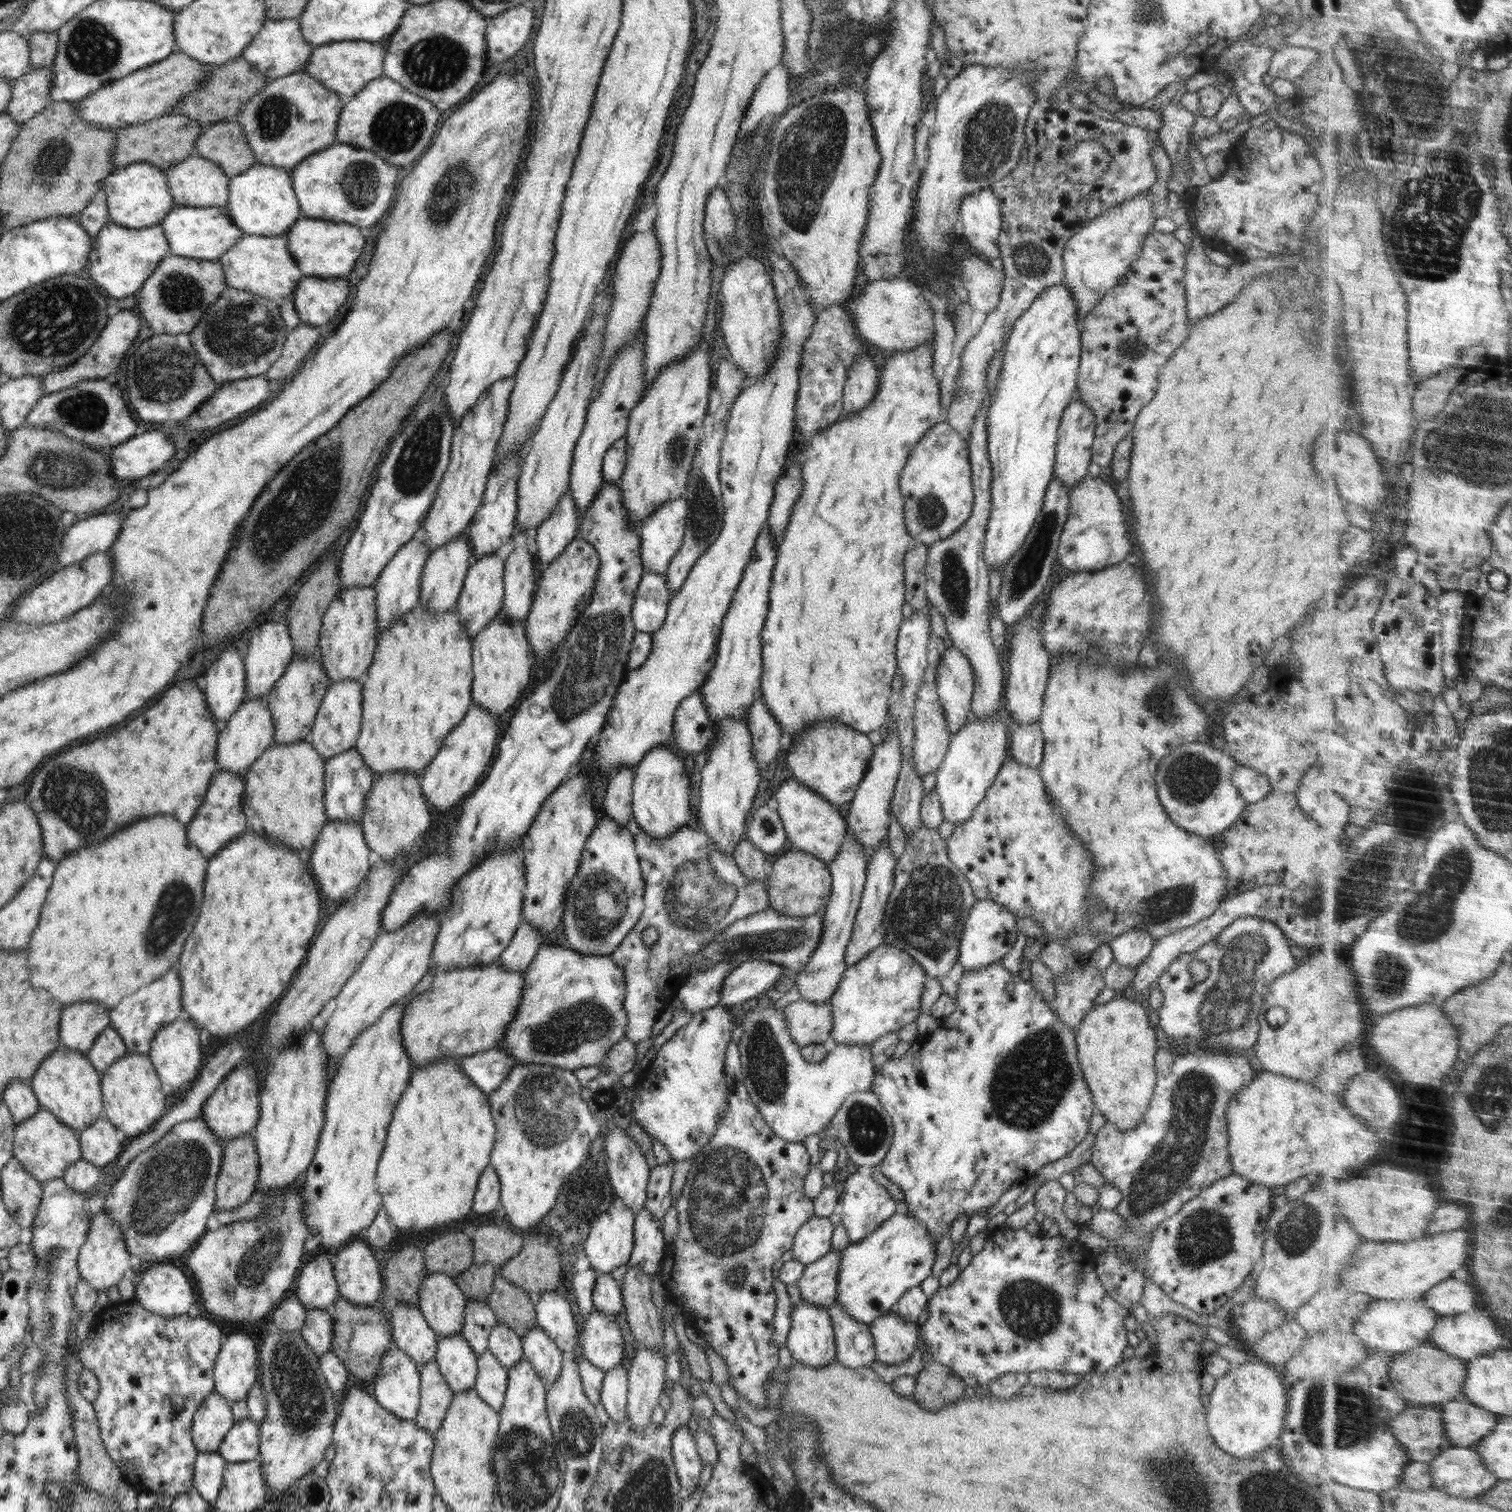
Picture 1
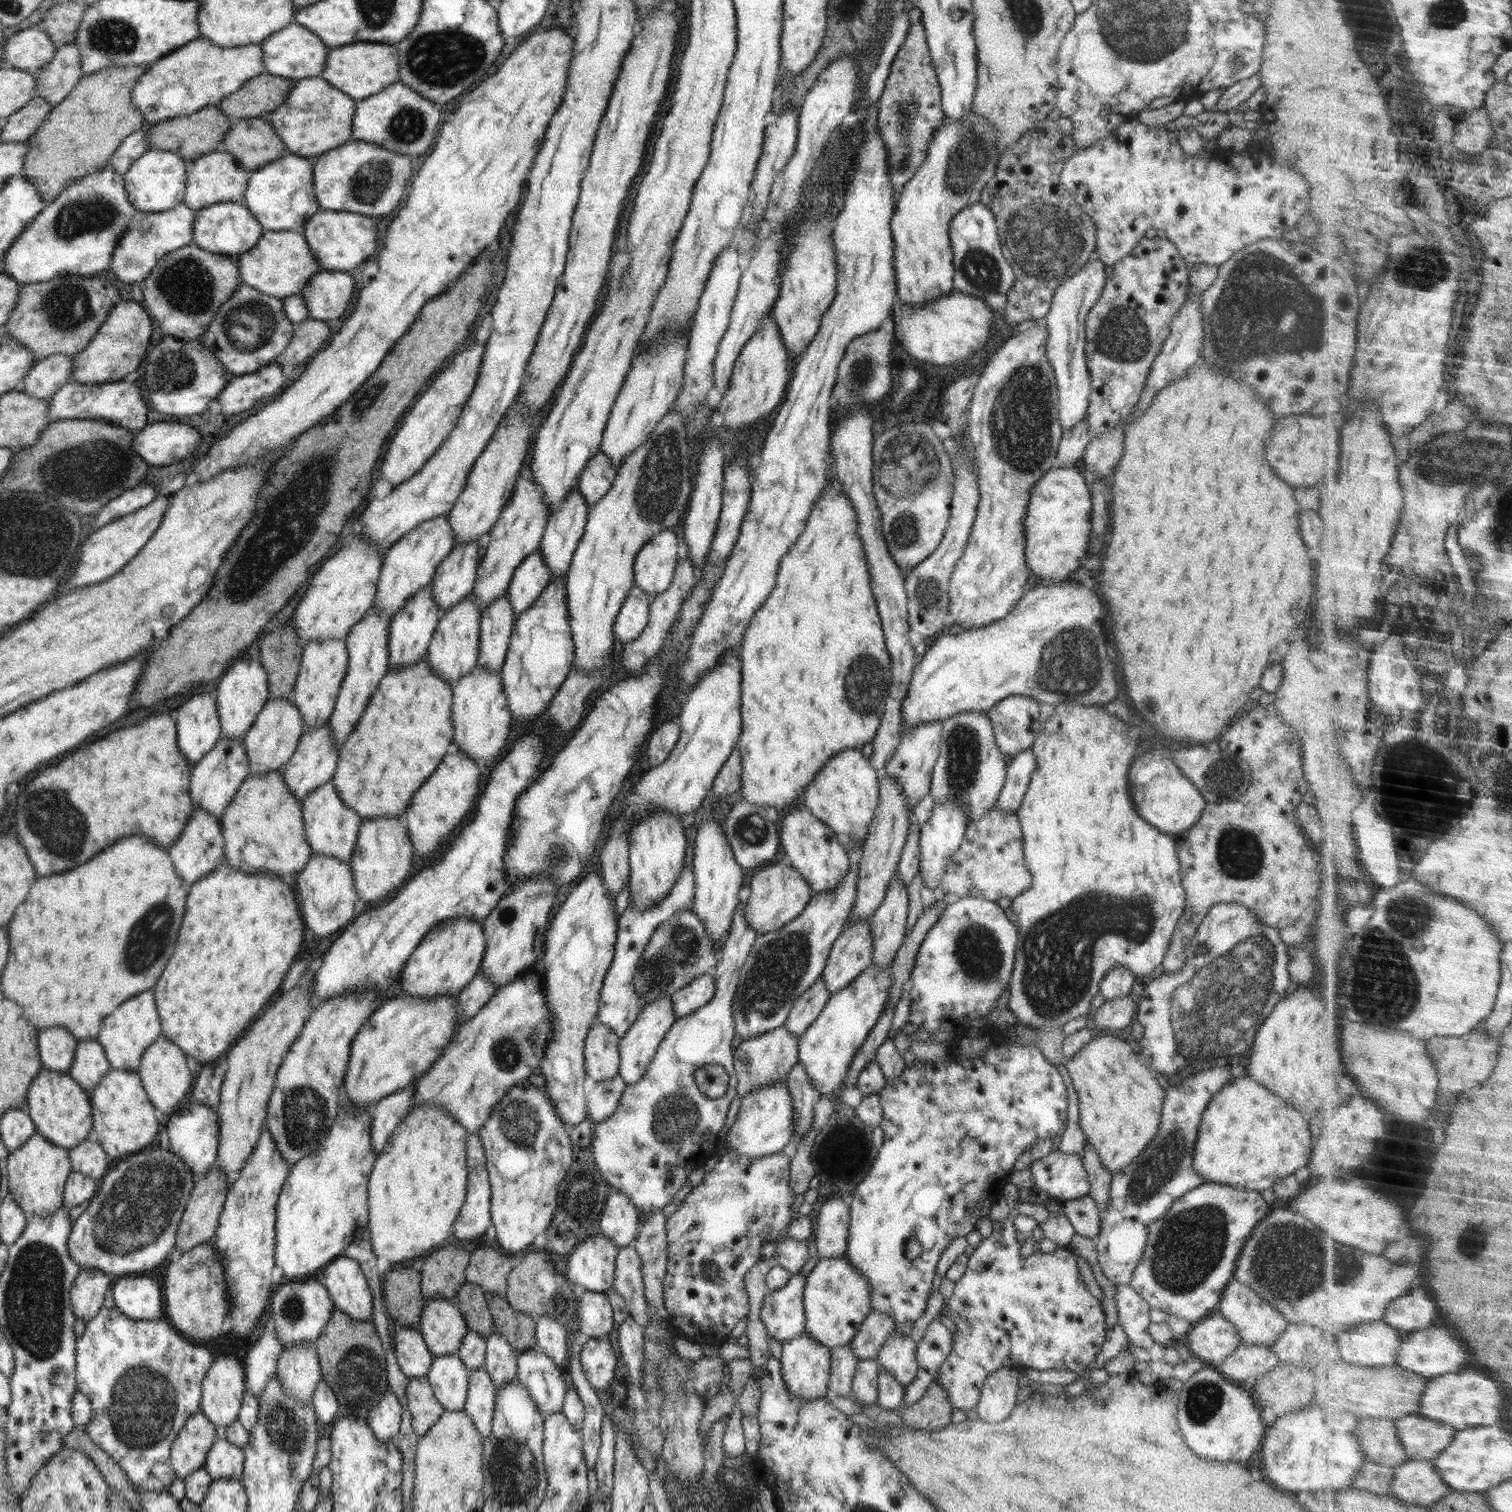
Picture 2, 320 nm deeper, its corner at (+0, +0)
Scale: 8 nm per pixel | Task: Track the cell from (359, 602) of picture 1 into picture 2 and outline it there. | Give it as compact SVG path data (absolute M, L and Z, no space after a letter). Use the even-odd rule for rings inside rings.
M311 640L303 647L297 681L290 697L302 715L304 730L320 728L330 718L346 676L348 659L344 640Z

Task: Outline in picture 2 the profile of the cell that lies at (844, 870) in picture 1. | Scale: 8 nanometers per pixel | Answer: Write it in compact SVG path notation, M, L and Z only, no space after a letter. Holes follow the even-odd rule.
M819 976L815 983L794 1001L783 1028L800 1038L802 1033L818 1018L830 995L826 983Z

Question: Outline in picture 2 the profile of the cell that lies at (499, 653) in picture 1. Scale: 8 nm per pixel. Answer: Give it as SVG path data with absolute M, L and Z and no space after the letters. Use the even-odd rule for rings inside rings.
M475 666L452 686L453 701L451 719L453 722L453 749L459 748L473 761L483 767L492 764L502 748L506 746L513 714L508 708L507 698L499 672Z

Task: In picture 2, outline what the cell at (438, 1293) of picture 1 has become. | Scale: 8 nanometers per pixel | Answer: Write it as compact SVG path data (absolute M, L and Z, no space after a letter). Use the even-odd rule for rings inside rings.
M446 1300L425 1302L418 1331L434 1357L456 1353L468 1333L455 1301Z

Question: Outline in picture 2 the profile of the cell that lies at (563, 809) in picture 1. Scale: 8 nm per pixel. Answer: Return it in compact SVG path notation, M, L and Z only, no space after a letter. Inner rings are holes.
M539 874L537 878L512 885L511 893L498 901L490 915L482 922L486 937L486 950L480 963L483 972L496 991L510 984L516 976L539 964L545 949L544 935L549 926L550 913L556 902L558 888L551 876Z

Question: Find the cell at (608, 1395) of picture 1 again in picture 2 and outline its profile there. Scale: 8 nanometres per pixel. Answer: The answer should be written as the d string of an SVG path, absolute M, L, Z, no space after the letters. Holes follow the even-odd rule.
M603 1415L601 1443L595 1464L598 1489L603 1498L609 1498L613 1489L613 1464L615 1461L615 1444L618 1434L612 1430L610 1417Z

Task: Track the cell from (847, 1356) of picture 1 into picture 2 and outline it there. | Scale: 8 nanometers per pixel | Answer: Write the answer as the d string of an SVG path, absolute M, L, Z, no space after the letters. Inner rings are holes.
M851 1341L830 1351L831 1365L828 1391L833 1396L851 1396L853 1393L853 1376L860 1360L851 1347Z

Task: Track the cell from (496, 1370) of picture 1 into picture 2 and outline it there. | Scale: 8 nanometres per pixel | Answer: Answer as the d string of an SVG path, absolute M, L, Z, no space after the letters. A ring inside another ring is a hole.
M480 1367L478 1370L469 1370L464 1412L470 1415L483 1441L492 1428L496 1392L497 1388L486 1369Z

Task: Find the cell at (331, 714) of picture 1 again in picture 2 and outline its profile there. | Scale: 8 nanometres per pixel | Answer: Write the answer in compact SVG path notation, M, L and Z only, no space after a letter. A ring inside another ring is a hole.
M324 722L320 728L314 730L304 730L294 754L280 769L286 787L297 796L298 801L303 802L310 792L332 780L338 764L339 750L333 741L329 722Z

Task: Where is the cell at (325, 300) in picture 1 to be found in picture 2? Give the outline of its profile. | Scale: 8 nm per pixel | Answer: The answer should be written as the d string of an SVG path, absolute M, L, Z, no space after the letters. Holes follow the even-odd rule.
M321 269L302 289L309 318L320 321L339 319L354 296L354 280L338 269Z

